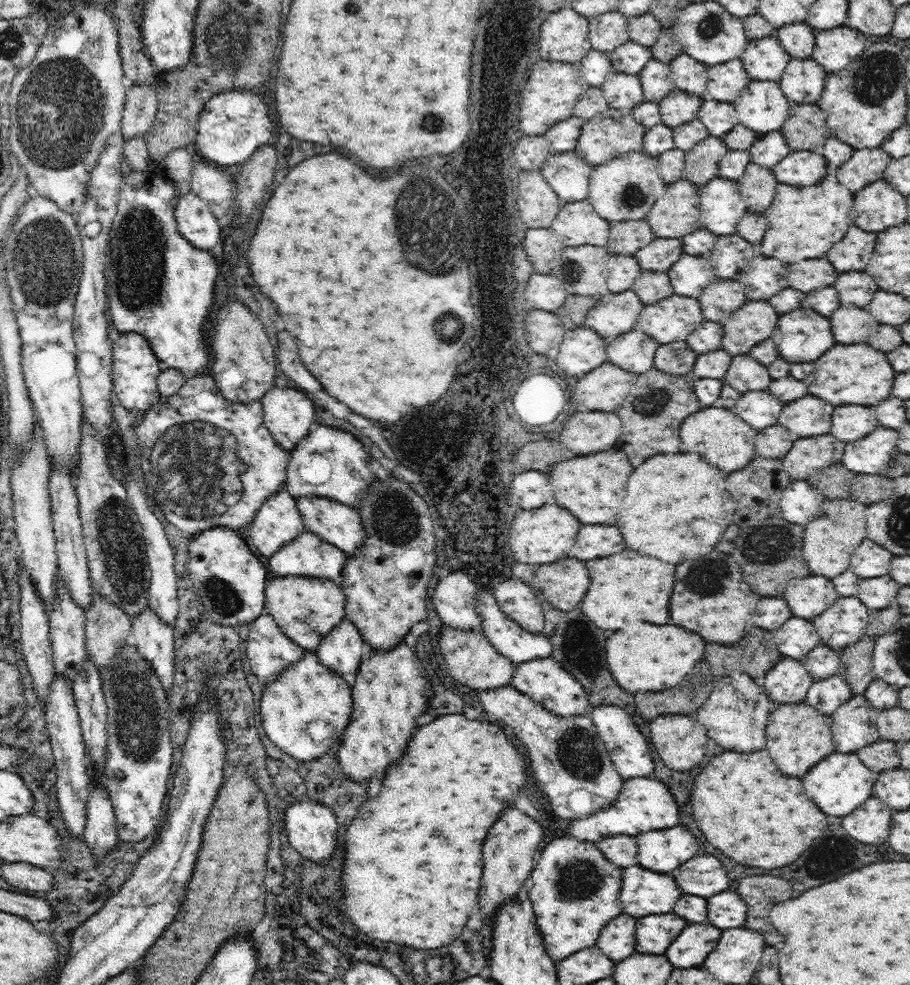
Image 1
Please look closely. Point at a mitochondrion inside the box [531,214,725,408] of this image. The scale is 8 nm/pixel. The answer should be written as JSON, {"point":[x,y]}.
{"point":[572,269]}

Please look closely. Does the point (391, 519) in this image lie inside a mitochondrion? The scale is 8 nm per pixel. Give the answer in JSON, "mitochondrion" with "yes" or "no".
{"mitochondrion":"yes"}

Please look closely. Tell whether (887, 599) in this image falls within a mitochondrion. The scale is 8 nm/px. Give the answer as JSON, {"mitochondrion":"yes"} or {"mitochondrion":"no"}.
{"mitochondrion":"no"}

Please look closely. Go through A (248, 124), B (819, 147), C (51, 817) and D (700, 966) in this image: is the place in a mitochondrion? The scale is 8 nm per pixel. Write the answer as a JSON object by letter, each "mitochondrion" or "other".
{"A":"other","B":"other","C":"other","D":"other"}

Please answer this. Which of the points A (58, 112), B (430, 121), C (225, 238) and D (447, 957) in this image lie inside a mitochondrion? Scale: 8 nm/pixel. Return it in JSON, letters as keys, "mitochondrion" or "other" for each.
{"A":"mitochondrion","B":"mitochondrion","C":"other","D":"other"}

